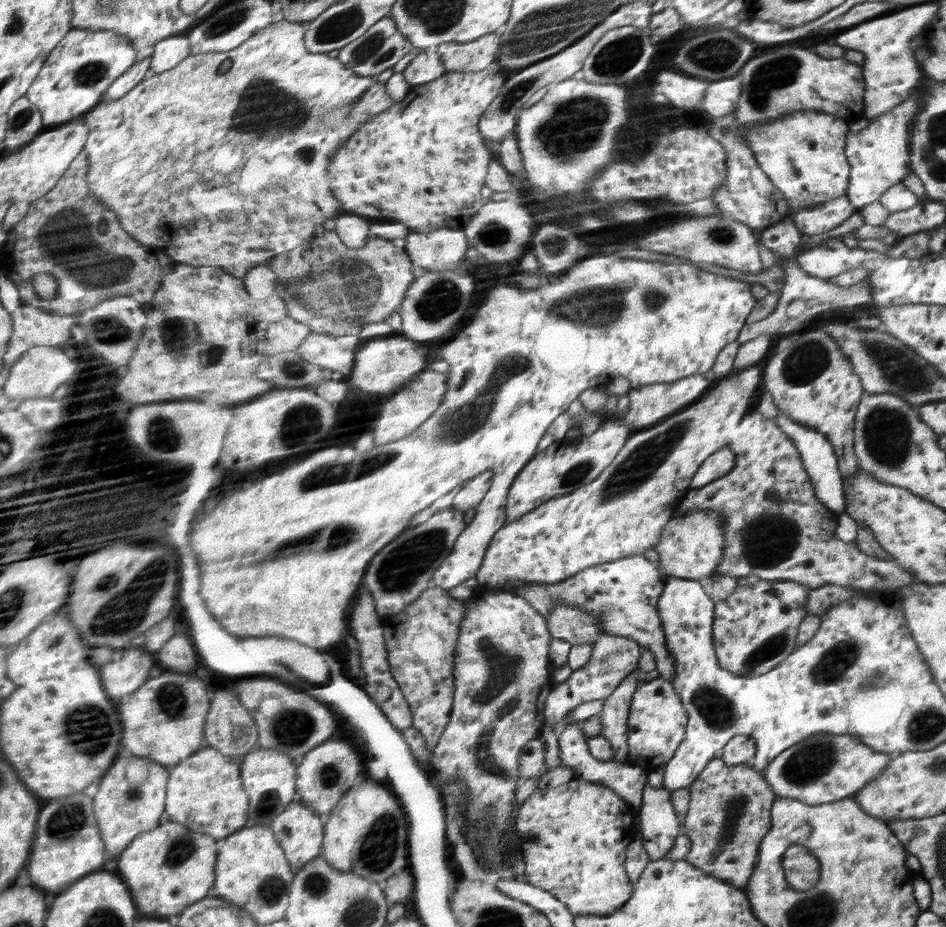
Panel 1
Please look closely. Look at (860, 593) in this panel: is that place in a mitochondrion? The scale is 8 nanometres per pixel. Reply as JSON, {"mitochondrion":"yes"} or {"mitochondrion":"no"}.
{"mitochondrion":"no"}

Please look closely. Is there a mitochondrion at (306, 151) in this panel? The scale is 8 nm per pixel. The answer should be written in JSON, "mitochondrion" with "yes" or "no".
{"mitochondrion":"yes"}

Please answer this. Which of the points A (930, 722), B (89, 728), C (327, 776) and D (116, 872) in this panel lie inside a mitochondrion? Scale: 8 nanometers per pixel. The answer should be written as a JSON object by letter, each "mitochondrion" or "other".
{"A":"mitochondrion","B":"mitochondrion","C":"mitochondrion","D":"other"}

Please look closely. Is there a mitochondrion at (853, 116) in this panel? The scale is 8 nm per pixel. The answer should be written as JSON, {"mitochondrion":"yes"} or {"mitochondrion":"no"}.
{"mitochondrion":"no"}

